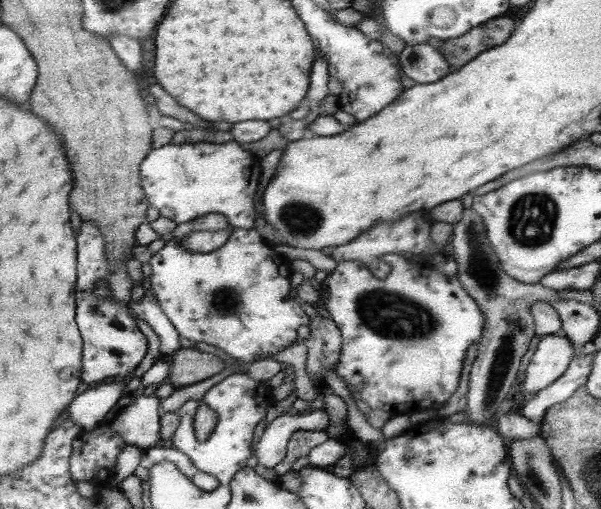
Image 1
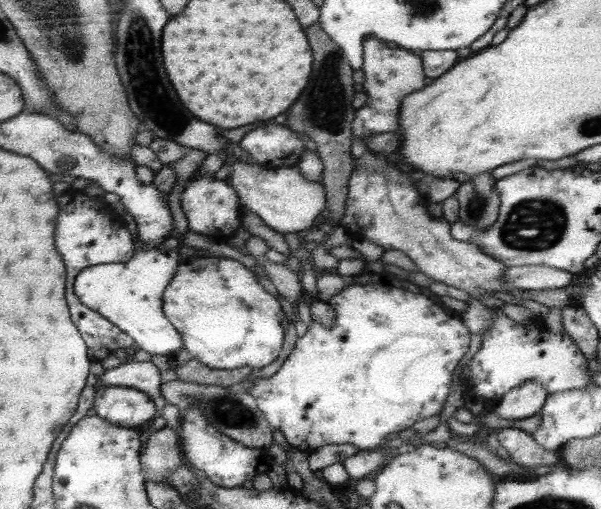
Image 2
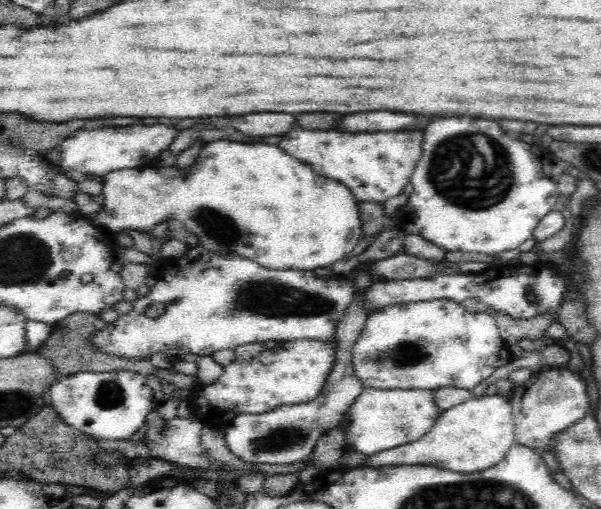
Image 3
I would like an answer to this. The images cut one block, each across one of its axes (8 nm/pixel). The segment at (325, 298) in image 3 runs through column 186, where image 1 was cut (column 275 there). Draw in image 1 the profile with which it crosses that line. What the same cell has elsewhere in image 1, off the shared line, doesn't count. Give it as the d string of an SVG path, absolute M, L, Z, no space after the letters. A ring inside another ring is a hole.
M210 213L208 215L202 216L196 220L188 222L188 224L180 223L178 226L178 230L176 230L173 235L175 239L167 242L166 246L156 253L151 260L151 266L153 268L153 275L151 276L151 281L153 283L154 293L158 294L158 300L161 302L162 308L166 311L166 314L169 315L171 319L173 319L173 323L179 328L182 335L182 340L186 348L194 348L197 349L196 344L199 342L206 342L208 344L213 344L214 347L218 347L228 353L231 357L234 357L236 360L240 360L243 363L251 365L254 362L259 362L266 359L272 359L272 356L276 356L276 354L282 354L291 348L293 344L301 341L298 334L300 334L300 326L310 326L312 324L313 319L306 314L306 310L302 308L302 304L296 300L297 291L292 286L292 270L290 269L290 262L284 258L284 256L280 256L274 247L271 247L271 244L262 238L262 234L258 232L258 230L250 230L250 229L242 229L236 227L232 227L229 224L229 220L226 216L218 213ZM194 232L228 232L229 240L226 244L222 245L222 248L210 252L208 254L202 252L190 251L184 247L184 240L186 237L190 236L190 234L194 234Z

